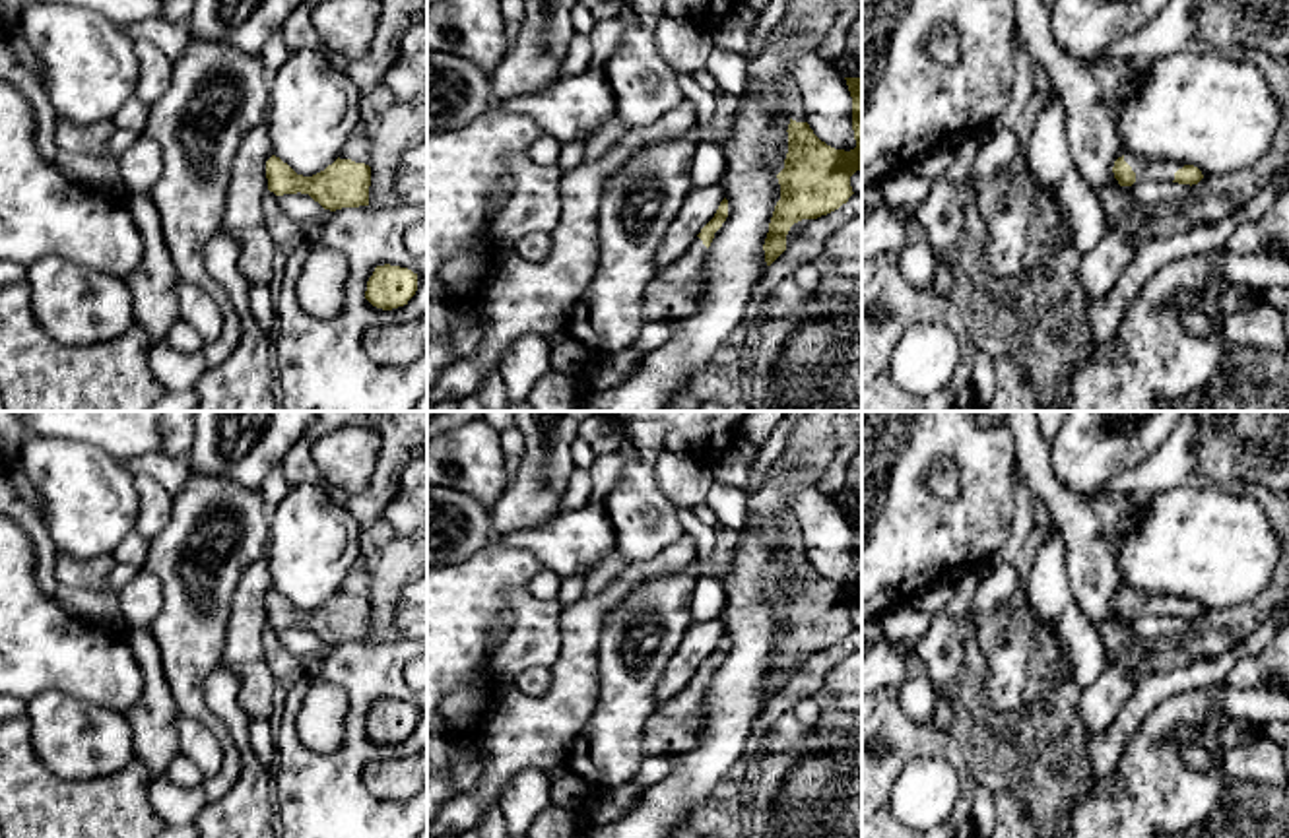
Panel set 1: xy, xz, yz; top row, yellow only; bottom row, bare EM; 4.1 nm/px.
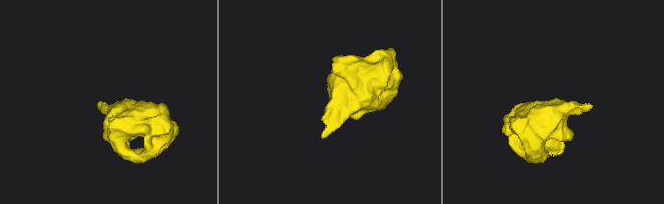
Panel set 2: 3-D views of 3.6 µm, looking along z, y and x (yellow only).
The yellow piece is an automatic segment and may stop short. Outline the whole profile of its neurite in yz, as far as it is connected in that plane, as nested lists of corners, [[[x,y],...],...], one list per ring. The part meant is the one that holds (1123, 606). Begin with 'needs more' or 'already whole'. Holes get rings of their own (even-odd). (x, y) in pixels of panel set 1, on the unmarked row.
needs more; [[[1126,588],[1114,596],[1112,607],[1120,621],[1132,621],[1134,617],[1141,615],[1178,617],[1192,621],[1204,613],[1202,605],[1194,599],[1145,594]]]

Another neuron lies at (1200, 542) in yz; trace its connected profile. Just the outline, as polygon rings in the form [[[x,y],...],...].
[[[1200,481],[1153,493],[1134,533],[1120,537],[1112,553],[1126,590],[1194,599],[1204,611],[1221,611],[1260,596],[1281,557],[1275,530],[1252,497]]]

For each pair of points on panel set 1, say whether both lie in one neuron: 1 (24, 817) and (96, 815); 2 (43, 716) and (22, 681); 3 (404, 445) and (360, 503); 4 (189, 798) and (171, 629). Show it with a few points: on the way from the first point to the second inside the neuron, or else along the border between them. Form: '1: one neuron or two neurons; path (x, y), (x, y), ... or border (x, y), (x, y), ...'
1: one neuron; path (41, 817), (78, 817)
2: two neurons; border (78, 697), (45, 689), (28, 701)
3: one neuron; path (393, 460), (385, 482), (375, 491)
4: two neurons; border (200, 786), (208, 802)

